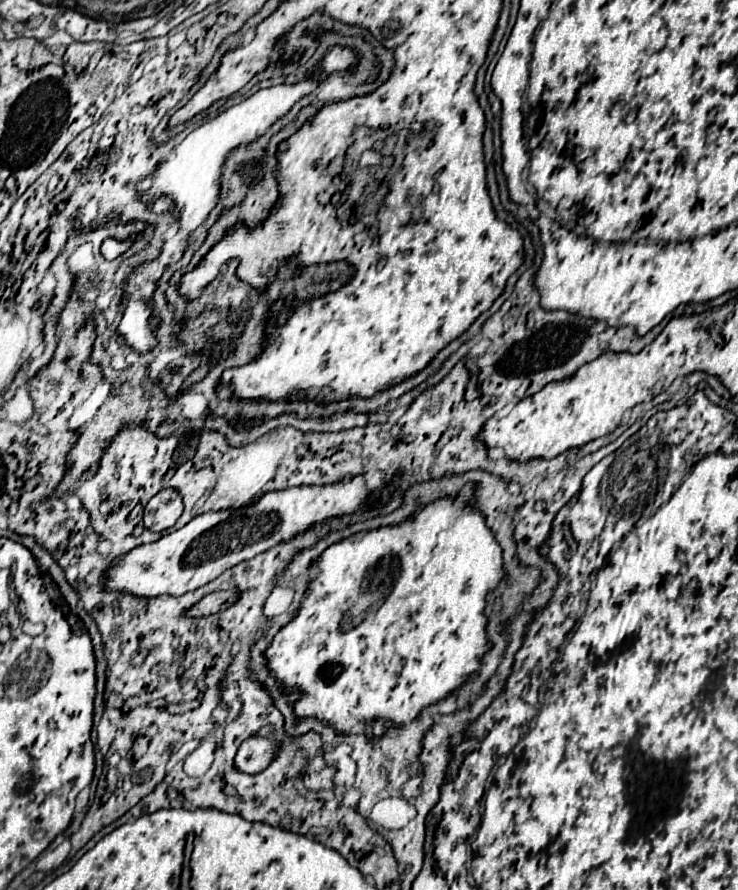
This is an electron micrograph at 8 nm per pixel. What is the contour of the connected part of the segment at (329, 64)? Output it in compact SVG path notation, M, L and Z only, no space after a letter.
M332 48L330 54L322 60L320 68L324 70L324 74L330 74L330 72L336 72L336 70L348 70L356 64L356 58L352 54L350 48Z

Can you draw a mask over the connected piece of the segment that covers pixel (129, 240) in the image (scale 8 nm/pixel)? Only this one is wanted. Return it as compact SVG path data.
M140 232L140 234L130 234L130 236L126 236L126 238L122 238L122 240L116 240L116 238L106 238L106 240L102 240L102 246L100 246L100 254L102 254L102 258L104 260L108 260L108 262L112 262L112 260L116 260L118 256L122 256L136 240L140 240L144 234Z

